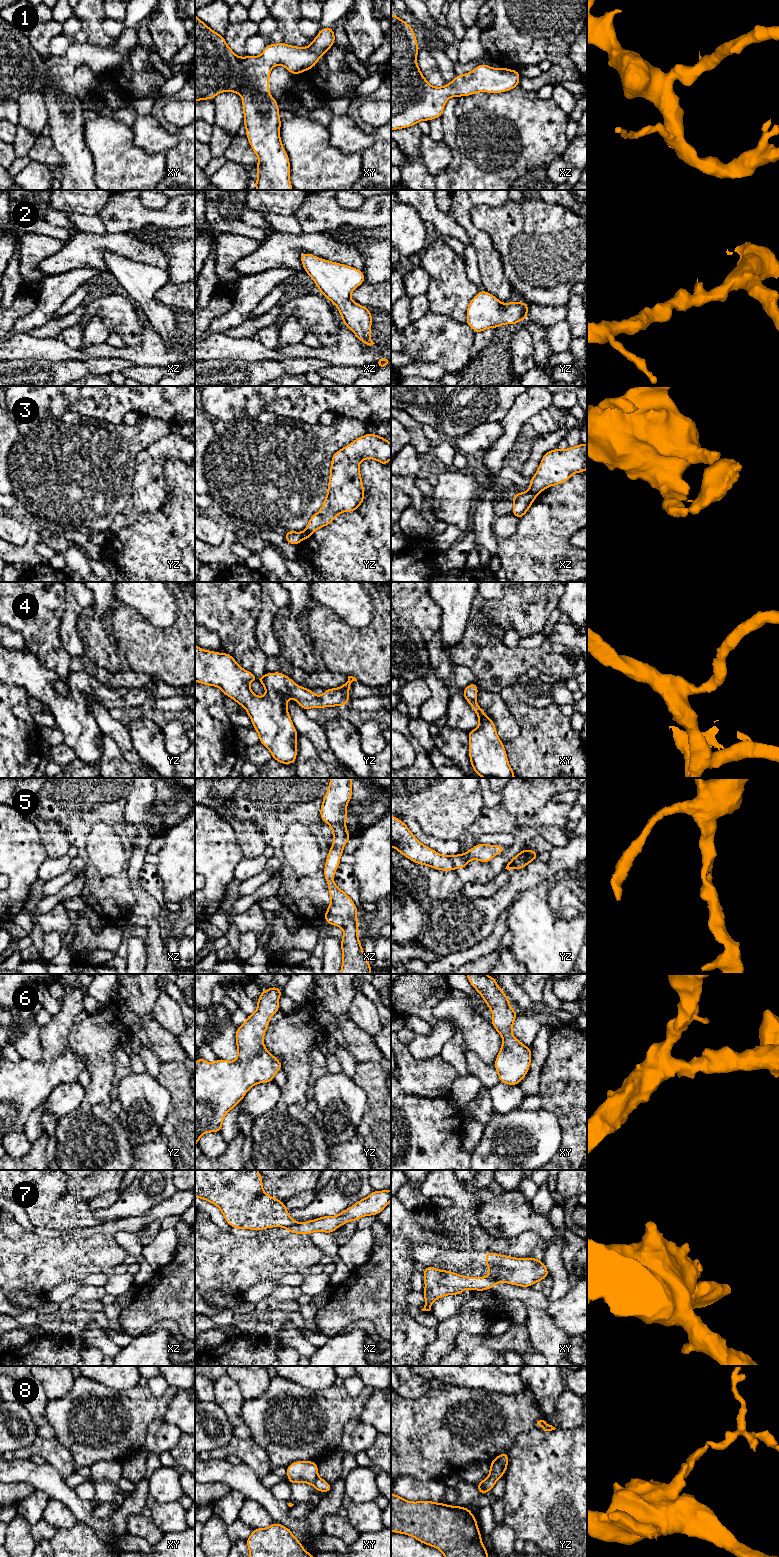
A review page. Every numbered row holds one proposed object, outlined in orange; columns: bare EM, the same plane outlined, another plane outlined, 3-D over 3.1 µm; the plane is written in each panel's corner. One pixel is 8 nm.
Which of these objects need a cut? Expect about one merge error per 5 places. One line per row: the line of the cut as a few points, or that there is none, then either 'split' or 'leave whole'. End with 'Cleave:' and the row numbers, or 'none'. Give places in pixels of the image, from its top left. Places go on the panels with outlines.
1: no cut; leave whole
2: no cut; leave whole
3: cut in xz along (529, 490), (536, 495); split
4: no cut; leave whole
5: no cut; leave whole
6: no cut; leave whole
7: cut in xz along (297, 1223), (286, 1228); split
8: cut in yz along (491, 1463), (492, 1474), (484, 1482), (484, 1489), (486, 1491); split
Cleave: 3, 7, 8

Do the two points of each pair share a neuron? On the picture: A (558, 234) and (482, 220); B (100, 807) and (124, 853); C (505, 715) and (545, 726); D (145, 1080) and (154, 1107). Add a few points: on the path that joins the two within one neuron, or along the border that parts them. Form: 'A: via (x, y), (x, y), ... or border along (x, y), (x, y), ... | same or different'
A: via (539, 234), (520, 231), (515, 227), (501, 223) | same
B: via (100, 818), (100, 829), (113, 842) | same
C: border along (501, 697), (519, 727), (519, 733), (511, 740) | different
D: via (145, 1087), (145, 1097), (148, 1100) | same

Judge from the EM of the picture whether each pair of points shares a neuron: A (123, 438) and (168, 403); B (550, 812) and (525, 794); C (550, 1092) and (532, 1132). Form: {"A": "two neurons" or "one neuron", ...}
{"A": "two neurons", "B": "two neurons", "C": "two neurons"}

